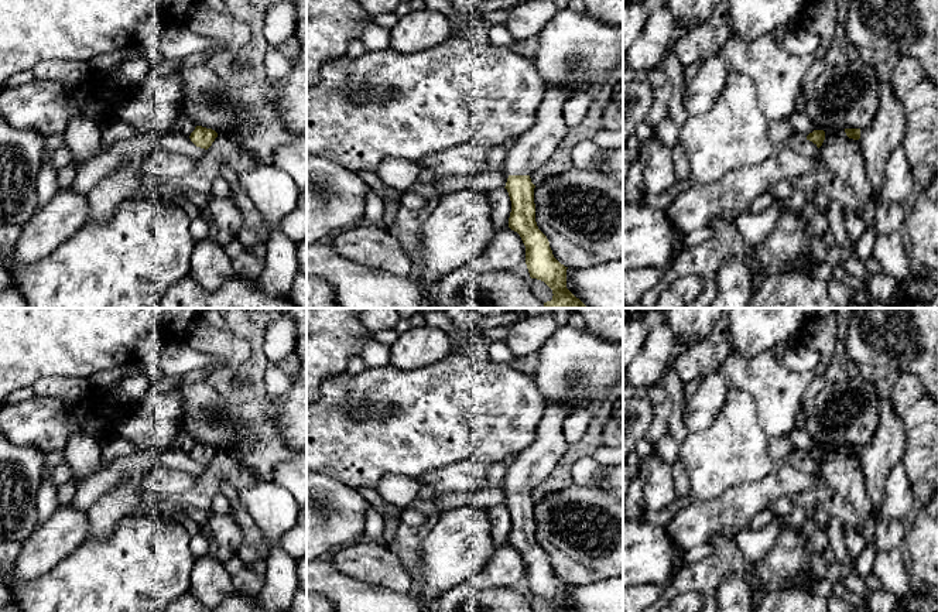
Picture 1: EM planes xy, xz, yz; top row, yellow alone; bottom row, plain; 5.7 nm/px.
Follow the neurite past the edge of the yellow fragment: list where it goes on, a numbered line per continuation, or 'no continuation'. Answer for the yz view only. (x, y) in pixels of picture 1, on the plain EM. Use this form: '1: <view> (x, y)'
1: yz (798, 455)

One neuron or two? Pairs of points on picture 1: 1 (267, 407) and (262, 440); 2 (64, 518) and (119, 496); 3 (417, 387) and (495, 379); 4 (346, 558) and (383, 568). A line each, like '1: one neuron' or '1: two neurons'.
1: one neuron
2: two neurons
3: one neuron
4: one neuron

